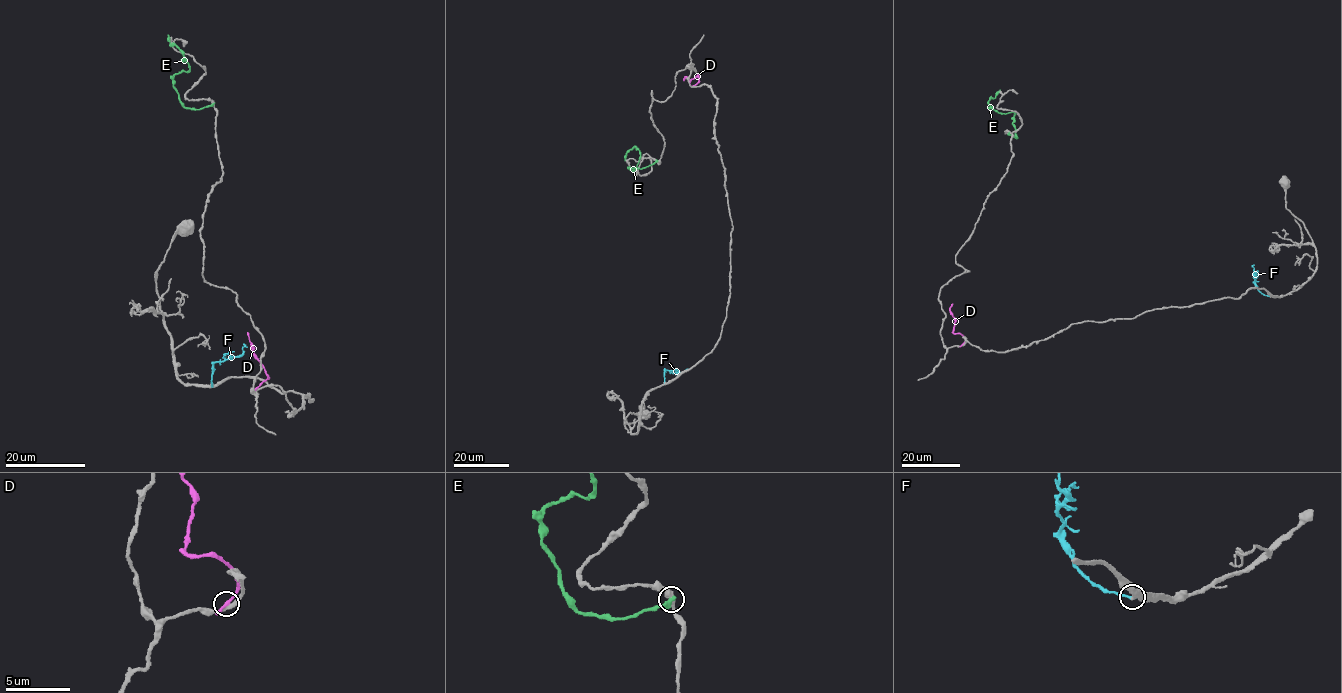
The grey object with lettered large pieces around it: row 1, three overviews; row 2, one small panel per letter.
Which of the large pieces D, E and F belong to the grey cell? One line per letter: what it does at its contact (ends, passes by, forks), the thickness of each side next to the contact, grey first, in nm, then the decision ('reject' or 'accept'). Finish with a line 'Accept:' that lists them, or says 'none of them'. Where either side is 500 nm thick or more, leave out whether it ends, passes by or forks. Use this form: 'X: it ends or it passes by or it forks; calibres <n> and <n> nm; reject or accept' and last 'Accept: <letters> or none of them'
D: it ends; calibres 260 and 320 nm; reject
E: calibres 340 and 500 nm; reject
F: calibres 500 and 240 nm; accept
Accept: F

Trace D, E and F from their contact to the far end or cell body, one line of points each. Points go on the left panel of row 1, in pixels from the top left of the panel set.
D: (255, 391), (268, 376), (247, 332)
E: (213, 103), (196, 109), (182, 104), (173, 76), (189, 70), (189, 64), (177, 47), (170, 45), (168, 35)
F: (212, 386), (215, 363), (238, 356), (243, 344)

